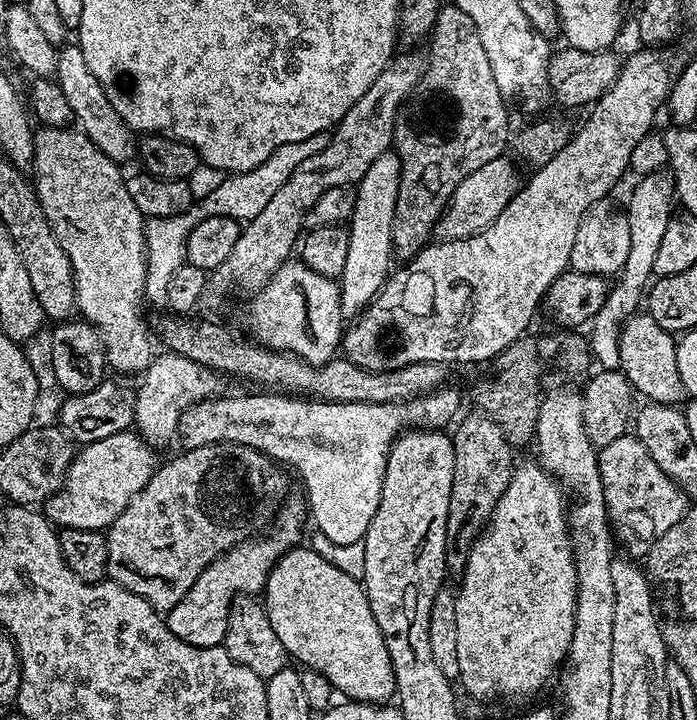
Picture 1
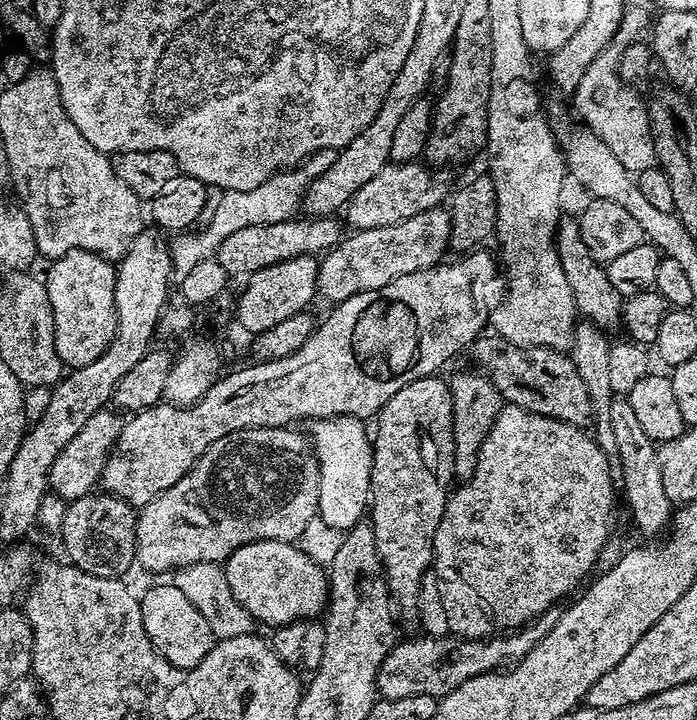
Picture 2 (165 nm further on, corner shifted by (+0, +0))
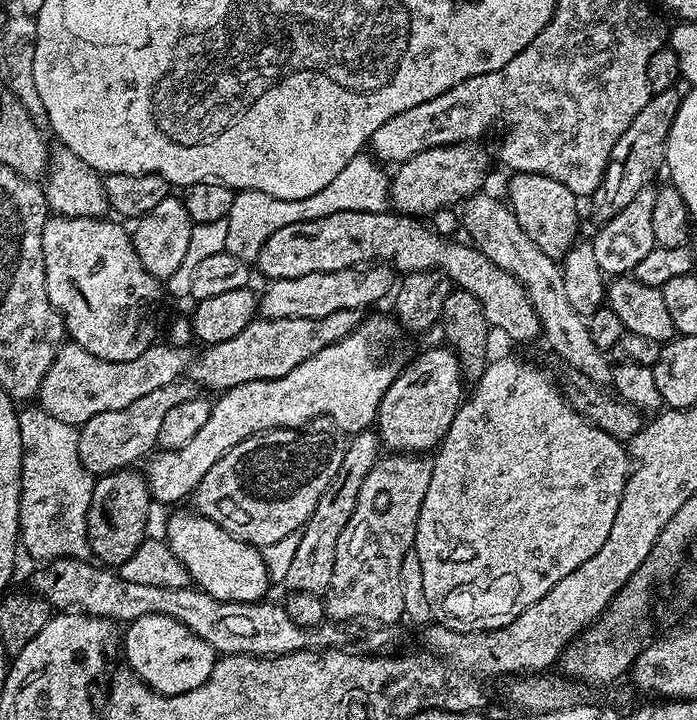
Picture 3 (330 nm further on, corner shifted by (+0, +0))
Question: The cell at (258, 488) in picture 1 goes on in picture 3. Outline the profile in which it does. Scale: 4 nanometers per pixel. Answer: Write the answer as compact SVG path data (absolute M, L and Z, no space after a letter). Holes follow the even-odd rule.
M320 426L271 428L269 432L260 432L226 450L226 454L222 454L222 458L210 466L206 478L202 478L198 489L199 515L208 517L231 536L253 546L263 546L278 542L278 538L297 535L314 514L314 506L318 506L326 486L330 486L338 474L346 447L345 437L339 431L331 427L316 427Z

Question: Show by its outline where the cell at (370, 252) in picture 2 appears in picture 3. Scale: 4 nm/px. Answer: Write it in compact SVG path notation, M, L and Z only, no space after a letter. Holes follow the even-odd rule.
M361 266L358 268L347 268L346 270L338 270L337 272L323 272L322 274L306 274L302 278L286 278L285 280L274 280L271 281L267 286L268 289L265 290L264 296L259 297L258 300L258 312L263 319L273 320L274 318L326 318L326 314L334 314L338 310L365 310L371 304L376 304L384 295L391 293L394 288L394 280L392 284L392 276L394 277L394 272L391 267L388 266Z

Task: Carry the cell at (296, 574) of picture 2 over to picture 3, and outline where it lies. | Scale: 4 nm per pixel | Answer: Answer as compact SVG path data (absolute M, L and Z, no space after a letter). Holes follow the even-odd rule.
M195 511L192 512L174 513L168 520L168 536L166 535L168 549L174 554L174 558L178 558L178 562L182 562L182 566L186 566L189 581L200 591L209 592L211 596L219 600L229 600L230 602L264 600L267 597L270 581L263 551L244 540L239 540L236 536L231 536L229 532L222 530L208 517L201 516Z

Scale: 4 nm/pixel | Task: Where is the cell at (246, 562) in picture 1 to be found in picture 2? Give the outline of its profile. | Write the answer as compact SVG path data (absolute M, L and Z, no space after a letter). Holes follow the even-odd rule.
M168 582L163 588L156 584L148 588L140 596L142 610L142 626L150 638L150 642L176 668L198 668L212 649L214 637L210 630L210 622L202 618L200 611L178 590L175 583Z

